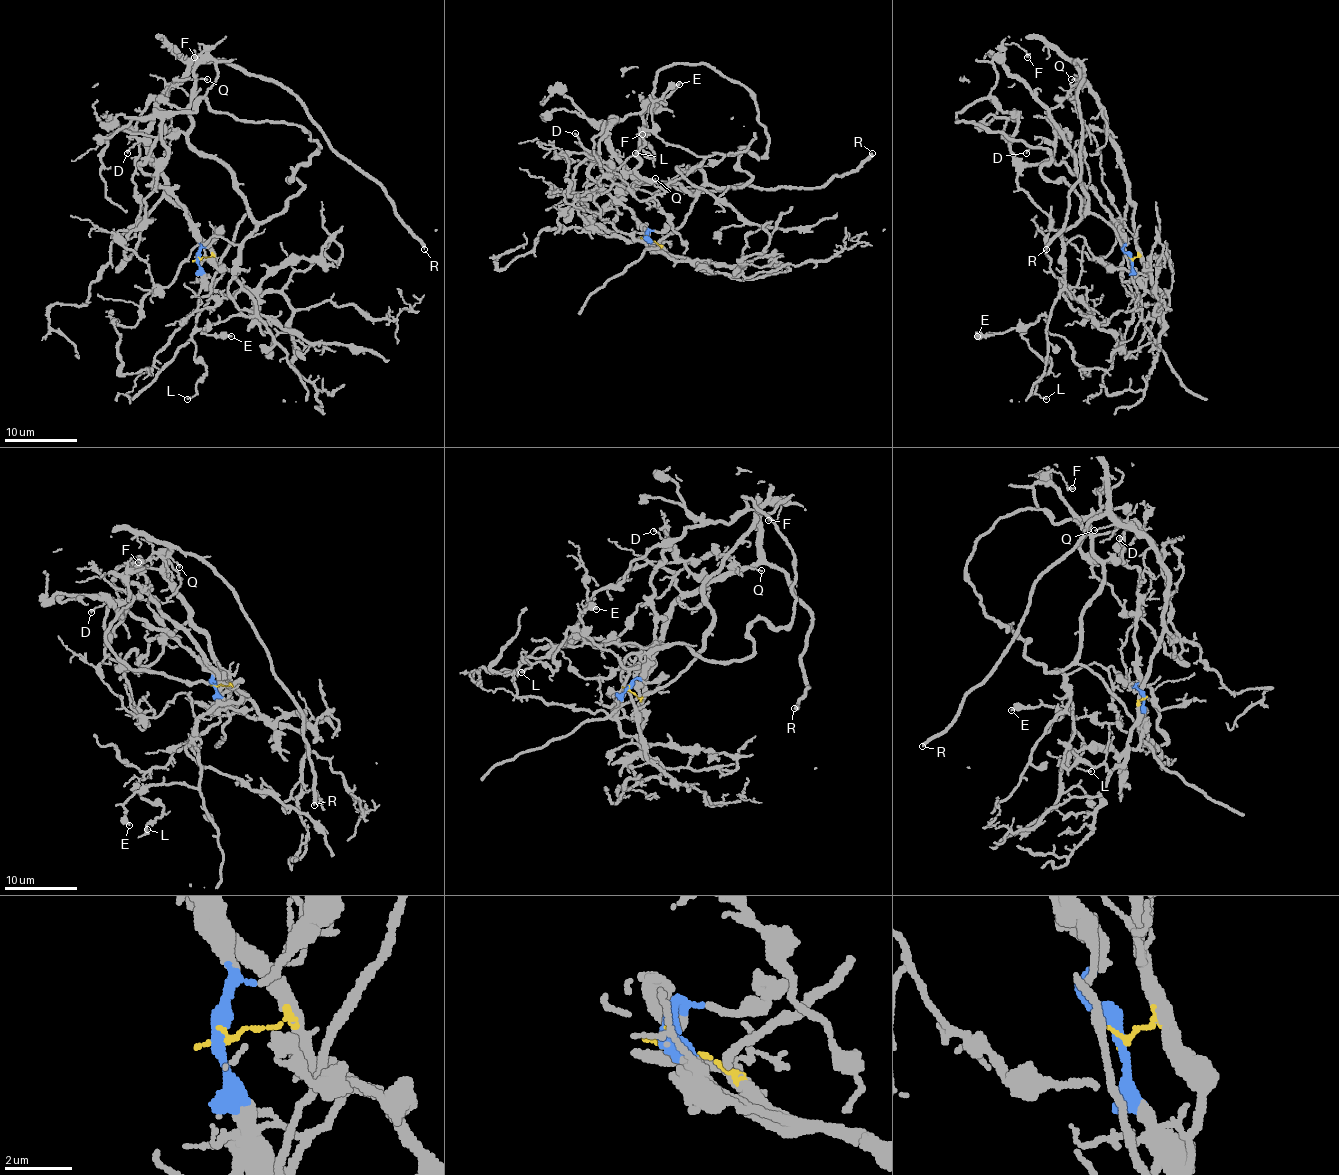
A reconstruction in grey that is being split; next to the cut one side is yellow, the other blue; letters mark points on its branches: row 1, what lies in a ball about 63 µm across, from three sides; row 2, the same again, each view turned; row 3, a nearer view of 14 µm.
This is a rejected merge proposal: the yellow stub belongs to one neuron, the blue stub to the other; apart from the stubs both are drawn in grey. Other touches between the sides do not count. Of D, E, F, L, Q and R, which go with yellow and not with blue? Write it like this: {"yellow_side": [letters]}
{"yellow_side": ["Q", "R"]}

